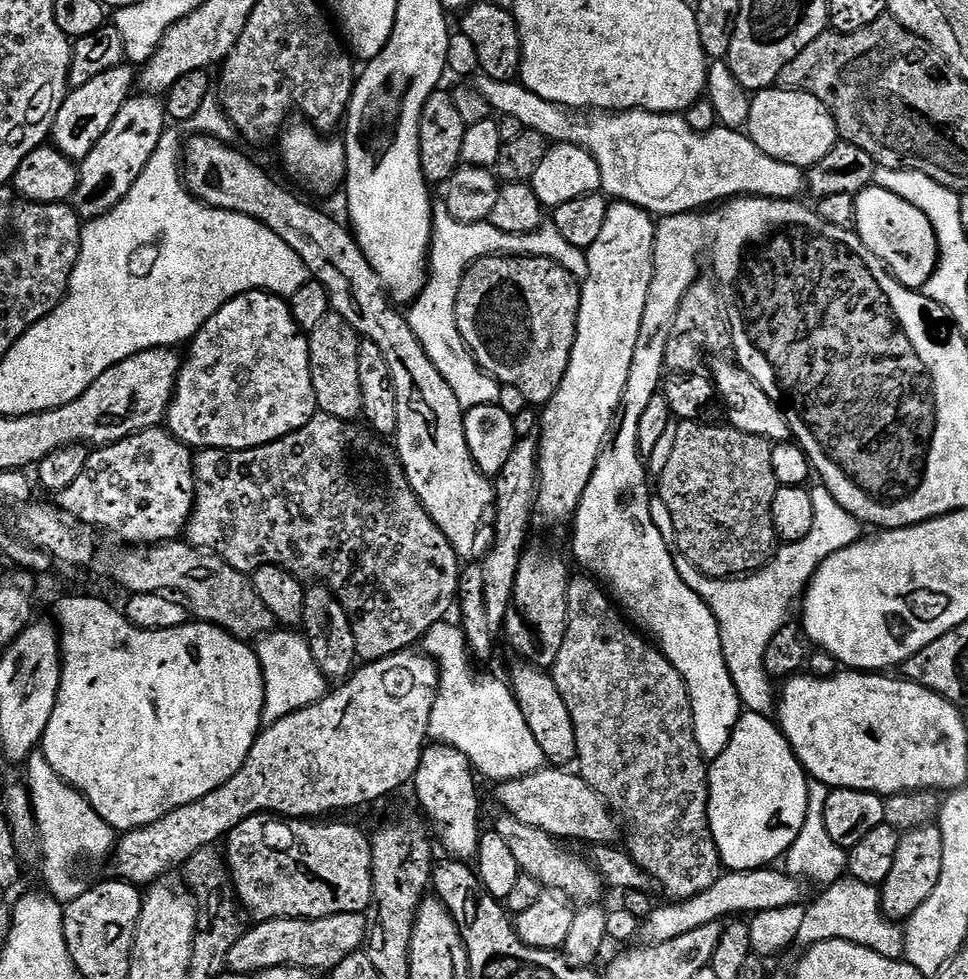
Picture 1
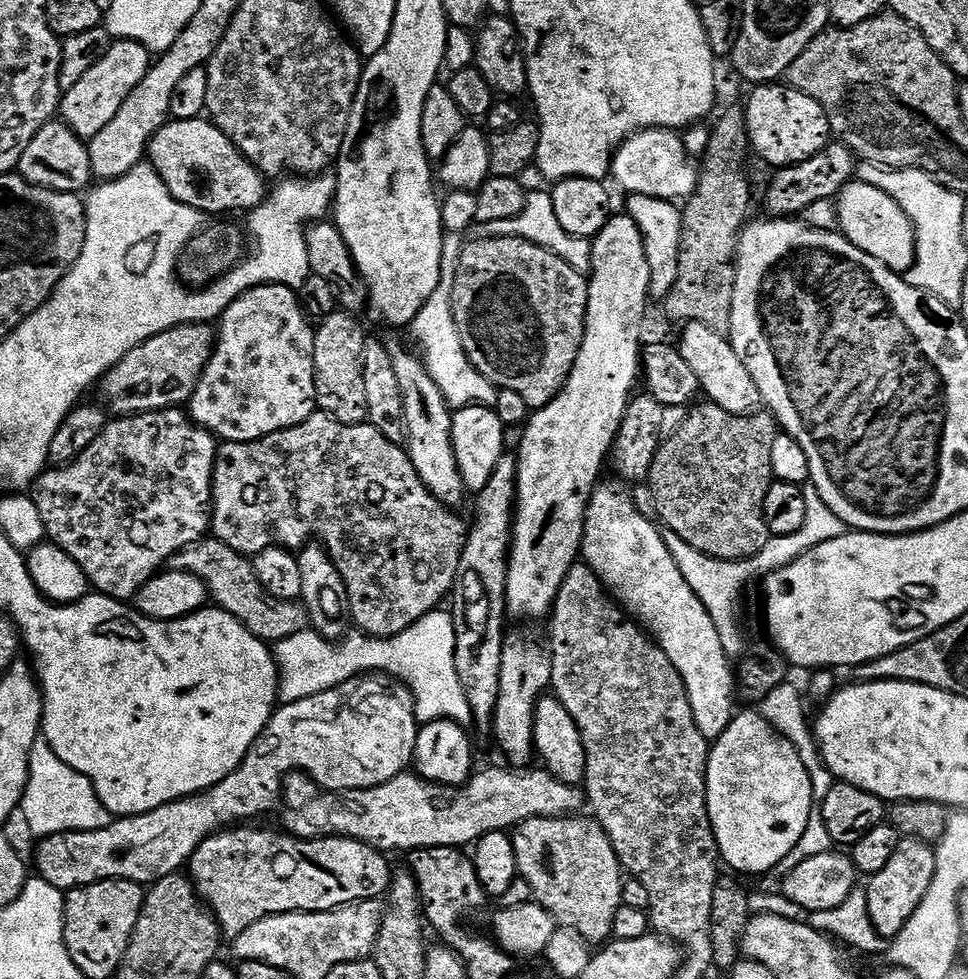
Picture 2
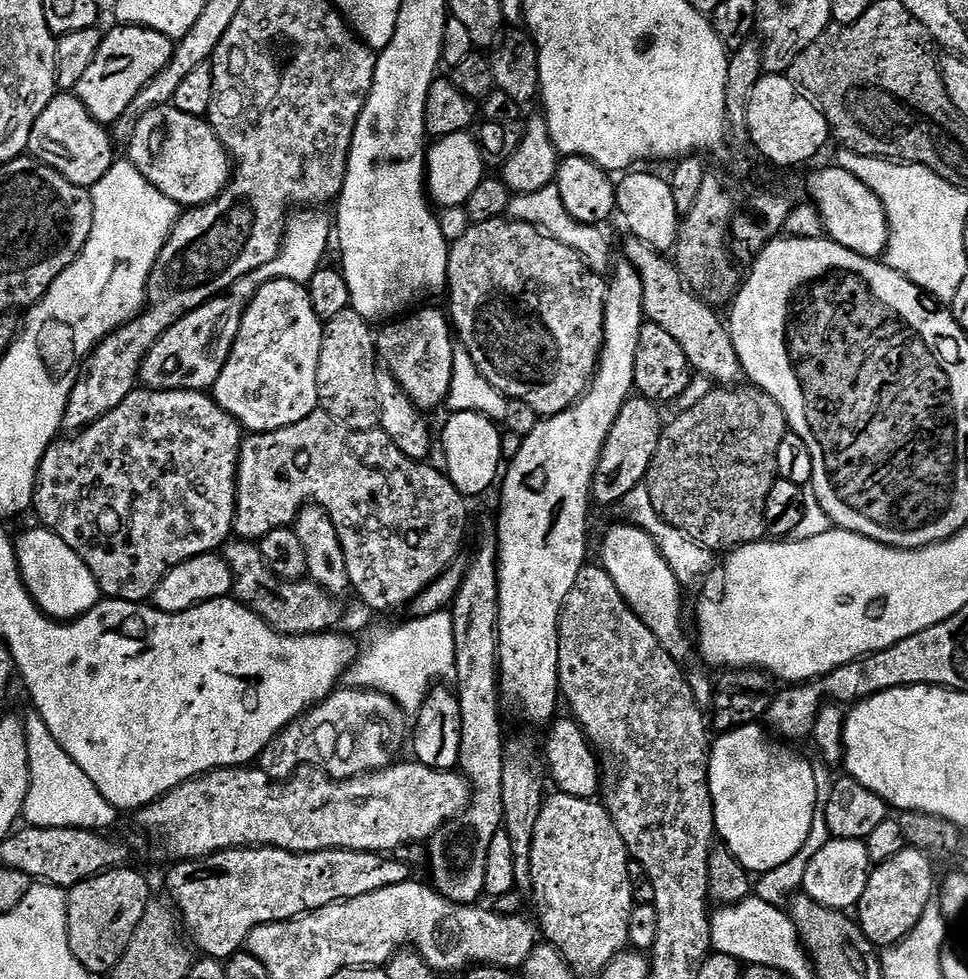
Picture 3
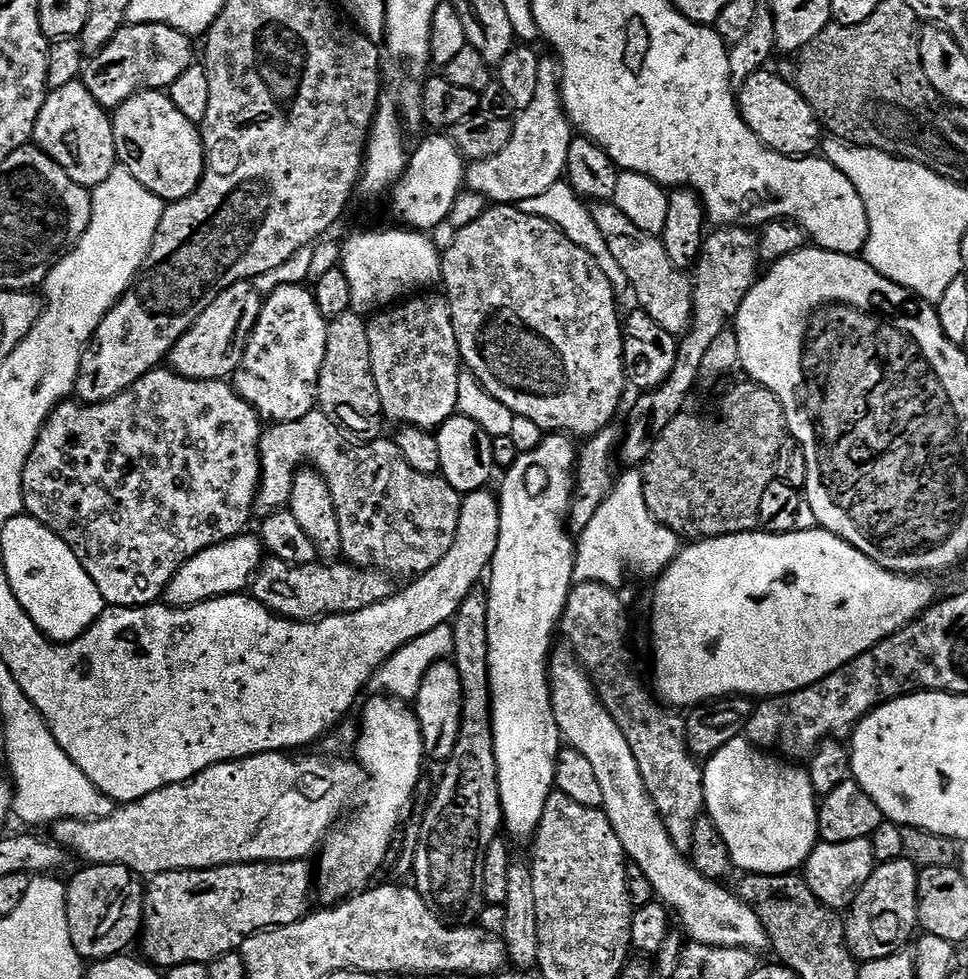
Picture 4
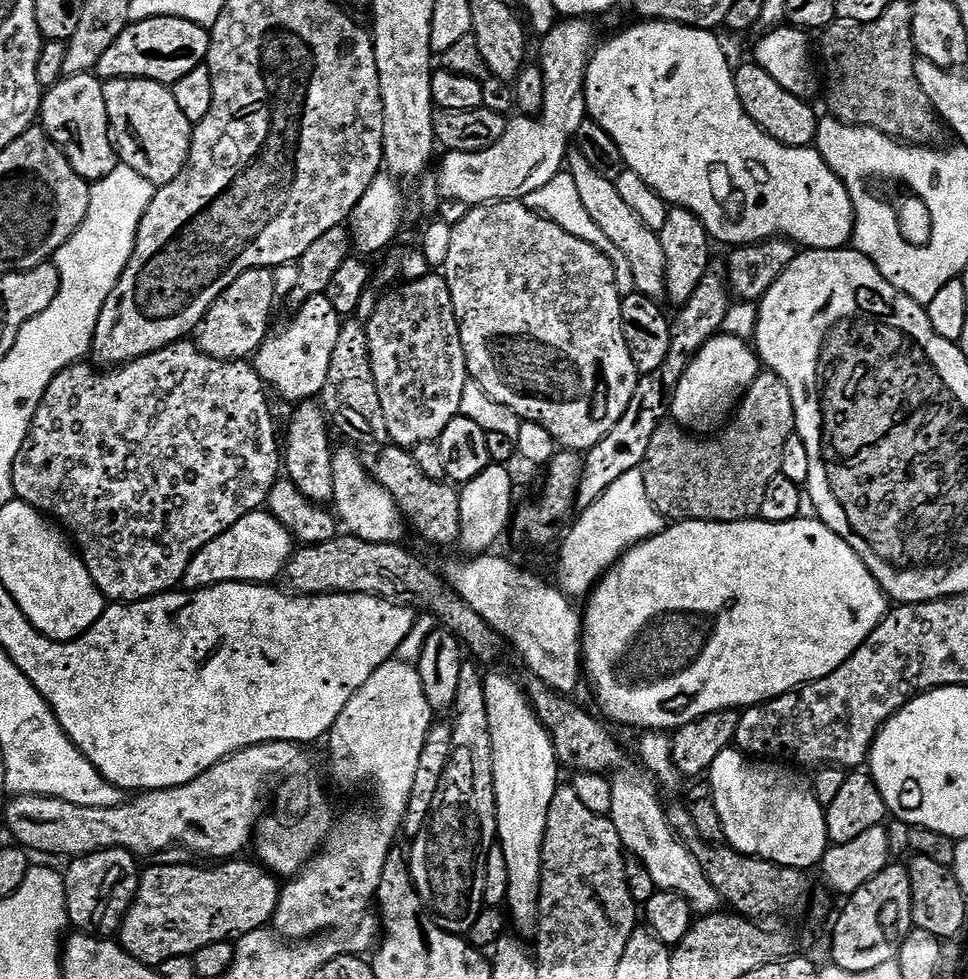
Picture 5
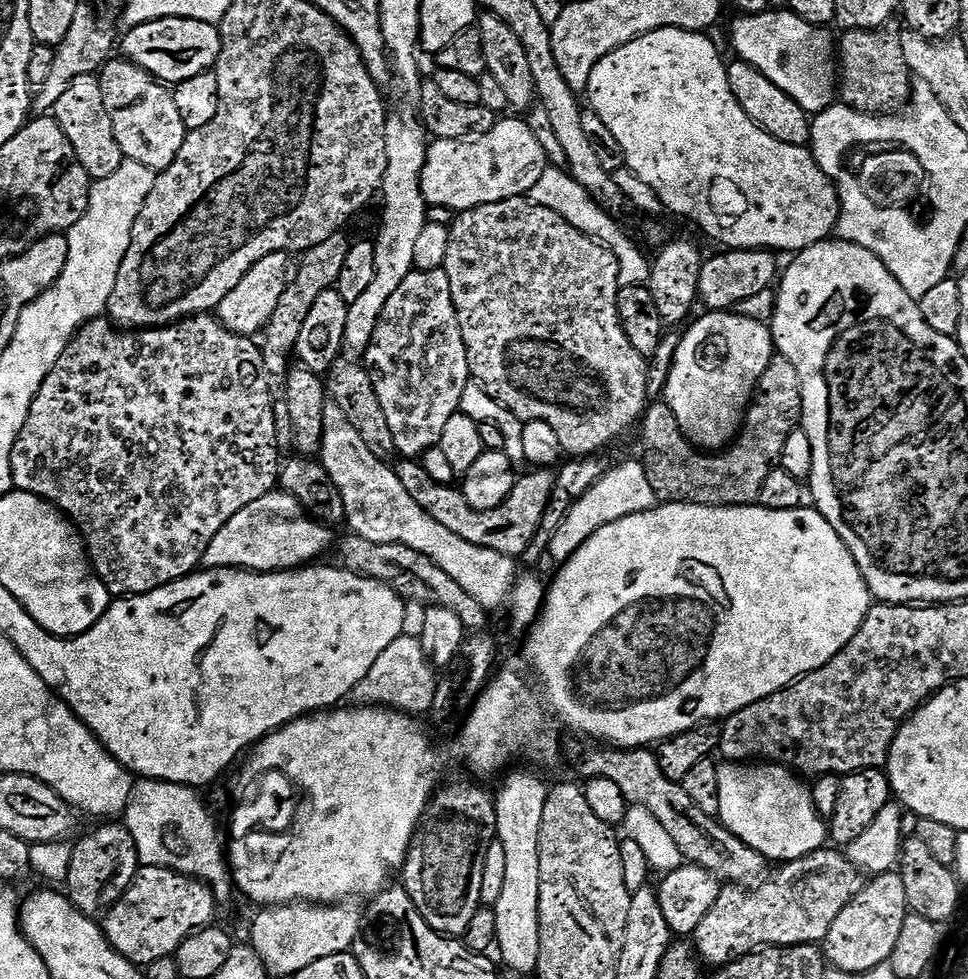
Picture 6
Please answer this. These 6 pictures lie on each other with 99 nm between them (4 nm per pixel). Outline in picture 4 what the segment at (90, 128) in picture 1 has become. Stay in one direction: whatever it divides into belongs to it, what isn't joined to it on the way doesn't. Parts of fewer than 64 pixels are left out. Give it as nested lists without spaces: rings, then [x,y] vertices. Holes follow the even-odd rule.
[[[128,24],[82,69],[82,83],[105,110],[119,108],[123,100],[141,90],[167,89],[186,69],[192,67],[193,37],[168,24]]]

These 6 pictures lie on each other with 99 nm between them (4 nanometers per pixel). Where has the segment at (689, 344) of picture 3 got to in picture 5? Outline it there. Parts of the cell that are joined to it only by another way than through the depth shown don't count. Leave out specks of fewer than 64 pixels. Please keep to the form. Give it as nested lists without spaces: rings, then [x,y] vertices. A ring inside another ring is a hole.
[[[569,151],[566,170],[574,178],[582,206],[586,206],[590,218],[594,218],[606,238],[610,238],[614,246],[626,254],[626,262],[630,262],[630,270],[634,273],[636,291],[652,300],[663,301],[666,296],[666,254],[662,250],[659,232],[650,230],[650,226],[646,226],[646,222],[642,222],[642,218],[638,218],[638,214],[626,206],[622,194],[618,194],[615,179],[601,171],[593,161],[586,159],[583,152]]]

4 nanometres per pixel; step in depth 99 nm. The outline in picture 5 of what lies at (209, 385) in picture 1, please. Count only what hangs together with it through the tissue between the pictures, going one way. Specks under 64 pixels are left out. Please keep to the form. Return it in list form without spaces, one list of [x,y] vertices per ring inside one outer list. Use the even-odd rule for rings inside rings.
[[[323,294],[310,298],[294,312],[293,320],[280,333],[269,335],[262,347],[254,354],[254,367],[265,385],[291,402],[306,402],[321,395],[326,386],[326,374],[330,374],[330,358],[334,358],[334,345],[338,342],[342,317],[330,306],[330,298]]]

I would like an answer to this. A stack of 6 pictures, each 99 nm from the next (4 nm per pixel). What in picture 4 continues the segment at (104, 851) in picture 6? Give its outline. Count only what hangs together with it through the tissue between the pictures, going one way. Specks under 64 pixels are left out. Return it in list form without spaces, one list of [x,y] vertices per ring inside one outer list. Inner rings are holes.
[[[89,863],[71,881],[67,881],[68,889],[68,921],[70,922],[70,938],[85,961],[95,962],[108,960],[111,956],[127,953],[132,939],[137,939],[144,919],[145,885],[140,884],[141,877],[125,864],[93,864]]]

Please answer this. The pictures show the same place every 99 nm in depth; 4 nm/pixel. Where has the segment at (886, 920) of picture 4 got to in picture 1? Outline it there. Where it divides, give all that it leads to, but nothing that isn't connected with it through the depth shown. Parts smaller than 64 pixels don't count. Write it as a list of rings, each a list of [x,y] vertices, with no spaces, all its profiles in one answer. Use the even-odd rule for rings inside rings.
[[[936,826],[919,828],[901,835],[890,874],[878,888],[881,906],[887,917],[896,922],[906,921],[934,893],[942,873],[942,846],[942,834]]]

